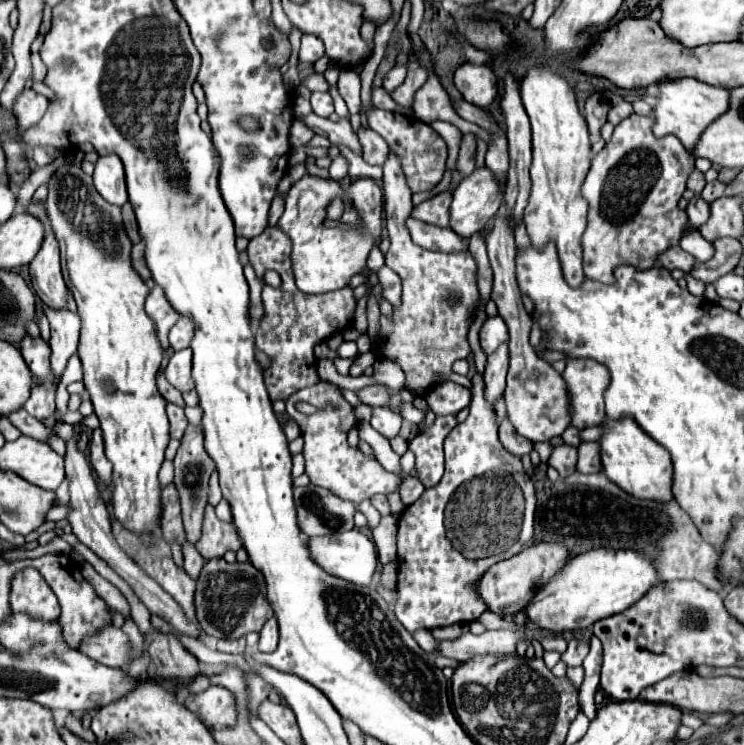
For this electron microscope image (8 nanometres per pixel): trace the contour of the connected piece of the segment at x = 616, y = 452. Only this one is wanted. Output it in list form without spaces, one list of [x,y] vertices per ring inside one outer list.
[[[632,419],[622,421],[604,421],[606,433],[600,439],[602,445],[602,465],[606,477],[618,485],[622,491],[636,499],[648,499],[648,501],[660,501],[668,503],[672,501],[672,459],[670,453],[652,441]]]

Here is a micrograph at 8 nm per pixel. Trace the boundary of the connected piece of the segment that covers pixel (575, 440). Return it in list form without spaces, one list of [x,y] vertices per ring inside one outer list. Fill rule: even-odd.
[[[570,425],[570,427],[562,433],[562,439],[564,439],[564,443],[566,443],[566,445],[578,447],[578,445],[582,443],[582,439],[580,439],[580,429],[576,429],[574,425]]]

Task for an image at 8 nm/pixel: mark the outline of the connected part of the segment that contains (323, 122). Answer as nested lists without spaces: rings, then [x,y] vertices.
[[[308,115],[306,119],[306,125],[310,129],[314,129],[314,133],[326,137],[330,143],[338,143],[338,145],[346,145],[350,151],[354,151],[356,155],[362,155],[362,147],[360,147],[360,141],[358,141],[358,135],[356,131],[352,129],[350,121],[348,119],[342,119],[340,123],[334,123],[330,119],[324,119],[324,117],[318,117],[318,115]]]

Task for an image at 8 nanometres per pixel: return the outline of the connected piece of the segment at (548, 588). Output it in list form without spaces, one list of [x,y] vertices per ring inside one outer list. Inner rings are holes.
[[[592,549],[570,557],[564,569],[536,589],[536,597],[528,601],[524,613],[540,629],[546,631],[574,631],[586,629],[592,623],[616,615],[628,605],[636,603],[652,585],[656,585],[656,569],[648,557],[624,549]]]

